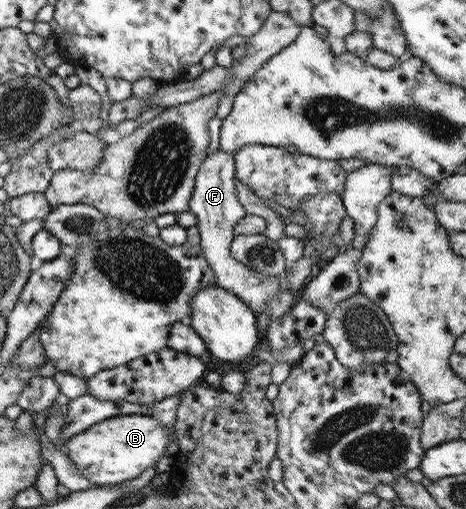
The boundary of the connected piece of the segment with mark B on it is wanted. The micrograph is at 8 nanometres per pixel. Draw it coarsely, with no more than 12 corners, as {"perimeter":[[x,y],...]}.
{"perimeter":[[149,415],[103,419],[64,453],[93,485],[115,486],[165,454]]}

